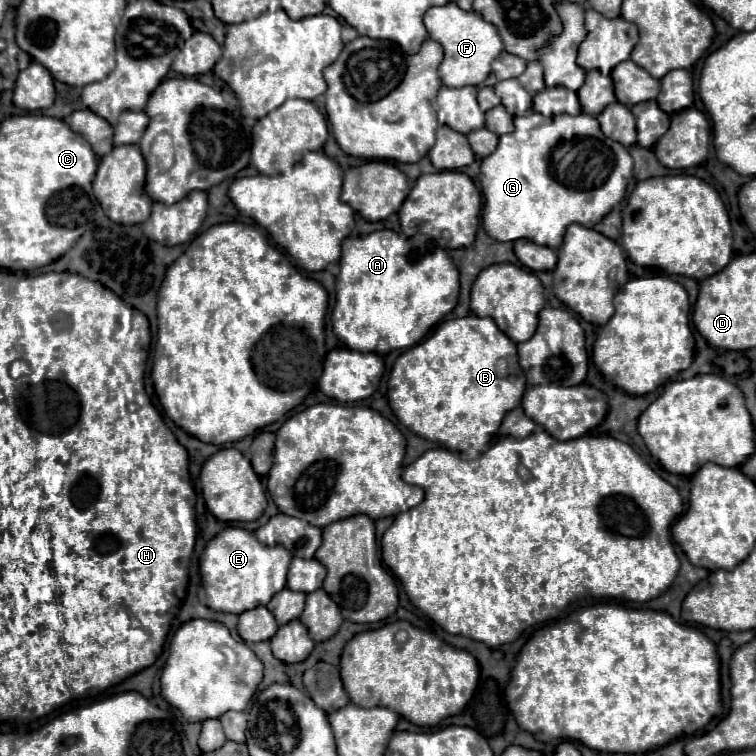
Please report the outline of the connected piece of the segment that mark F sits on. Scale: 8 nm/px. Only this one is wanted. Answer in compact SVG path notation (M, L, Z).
M454 3L444 7L432 7L424 15L424 25L428 35L444 47L444 61L440 63L440 79L446 87L466 87L466 85L480 85L490 75L492 61L504 49L502 39L496 27L484 21L474 11L464 11Z

